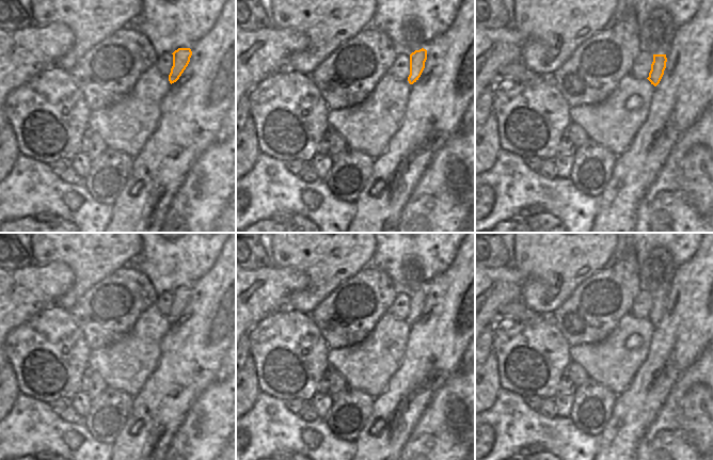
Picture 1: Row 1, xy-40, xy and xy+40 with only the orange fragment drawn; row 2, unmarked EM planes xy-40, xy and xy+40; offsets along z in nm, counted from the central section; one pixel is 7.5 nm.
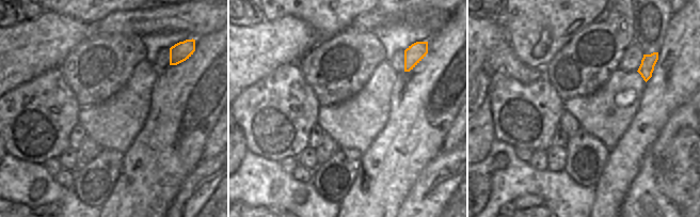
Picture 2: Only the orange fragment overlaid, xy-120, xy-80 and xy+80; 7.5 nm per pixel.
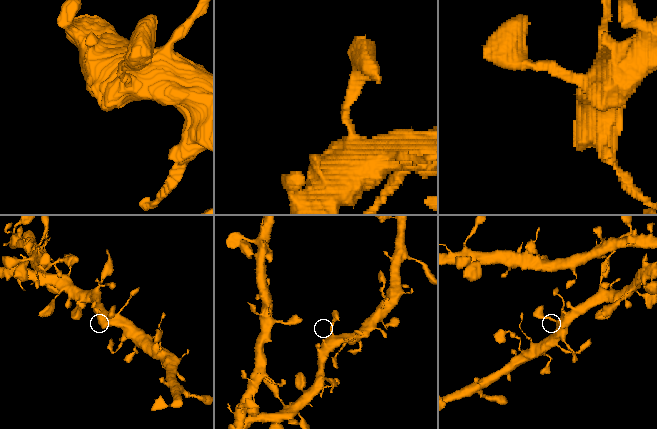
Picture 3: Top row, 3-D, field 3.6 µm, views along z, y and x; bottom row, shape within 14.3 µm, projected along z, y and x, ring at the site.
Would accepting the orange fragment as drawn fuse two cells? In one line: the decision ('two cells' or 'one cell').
one cell

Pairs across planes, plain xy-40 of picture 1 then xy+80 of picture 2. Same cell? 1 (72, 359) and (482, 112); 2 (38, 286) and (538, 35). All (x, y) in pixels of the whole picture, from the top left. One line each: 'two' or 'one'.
1: two
2: two

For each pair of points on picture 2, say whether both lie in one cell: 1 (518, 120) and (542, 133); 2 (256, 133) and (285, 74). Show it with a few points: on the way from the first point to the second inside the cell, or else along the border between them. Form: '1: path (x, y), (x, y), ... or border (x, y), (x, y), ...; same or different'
1: path (524, 125), (536, 137); same
2: path (271, 118), (283, 102), (285, 89); same

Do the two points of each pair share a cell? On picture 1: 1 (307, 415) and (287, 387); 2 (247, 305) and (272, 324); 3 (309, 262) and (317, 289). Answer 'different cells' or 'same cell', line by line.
1: different cells
2: different cells
3: same cell

